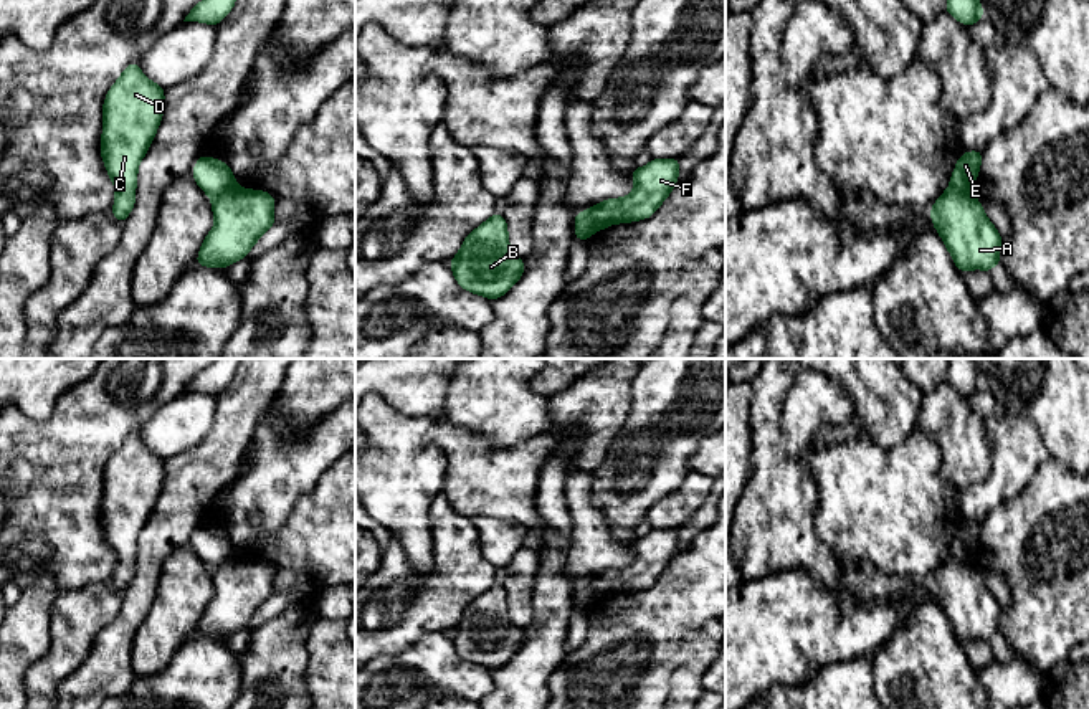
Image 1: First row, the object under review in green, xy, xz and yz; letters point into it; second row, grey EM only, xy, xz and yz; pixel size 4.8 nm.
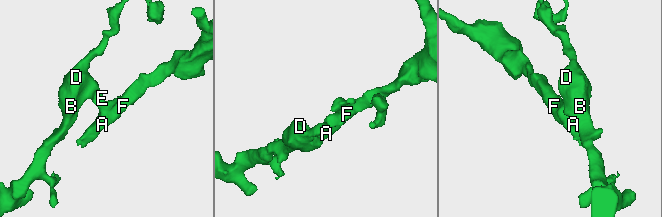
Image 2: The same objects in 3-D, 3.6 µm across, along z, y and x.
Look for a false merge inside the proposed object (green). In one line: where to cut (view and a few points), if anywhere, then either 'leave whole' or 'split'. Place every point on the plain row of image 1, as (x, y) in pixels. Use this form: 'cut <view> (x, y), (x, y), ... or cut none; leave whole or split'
cut xy (233, 554), (212, 569); split

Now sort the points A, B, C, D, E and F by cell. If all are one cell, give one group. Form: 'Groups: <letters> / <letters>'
Groups: A F / B C D E

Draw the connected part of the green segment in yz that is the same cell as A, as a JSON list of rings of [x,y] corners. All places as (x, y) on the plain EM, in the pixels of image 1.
[[[949,557],[930,578],[932,593],[960,641],[1000,635],[1001,607],[972,564]]]

